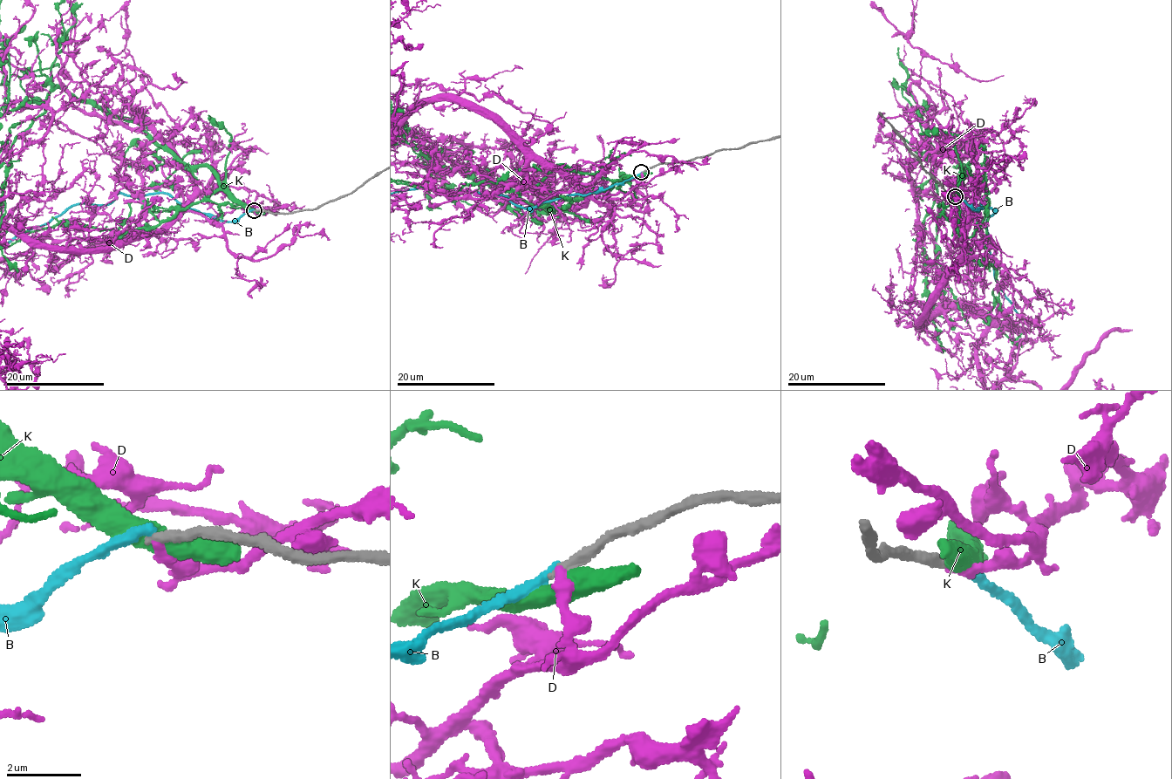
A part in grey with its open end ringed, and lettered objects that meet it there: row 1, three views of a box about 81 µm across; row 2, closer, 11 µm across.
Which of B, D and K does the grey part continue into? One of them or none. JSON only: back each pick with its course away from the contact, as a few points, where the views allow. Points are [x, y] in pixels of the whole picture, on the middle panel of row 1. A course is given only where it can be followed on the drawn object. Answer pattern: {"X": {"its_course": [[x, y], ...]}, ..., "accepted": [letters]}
{"accepted": []}

